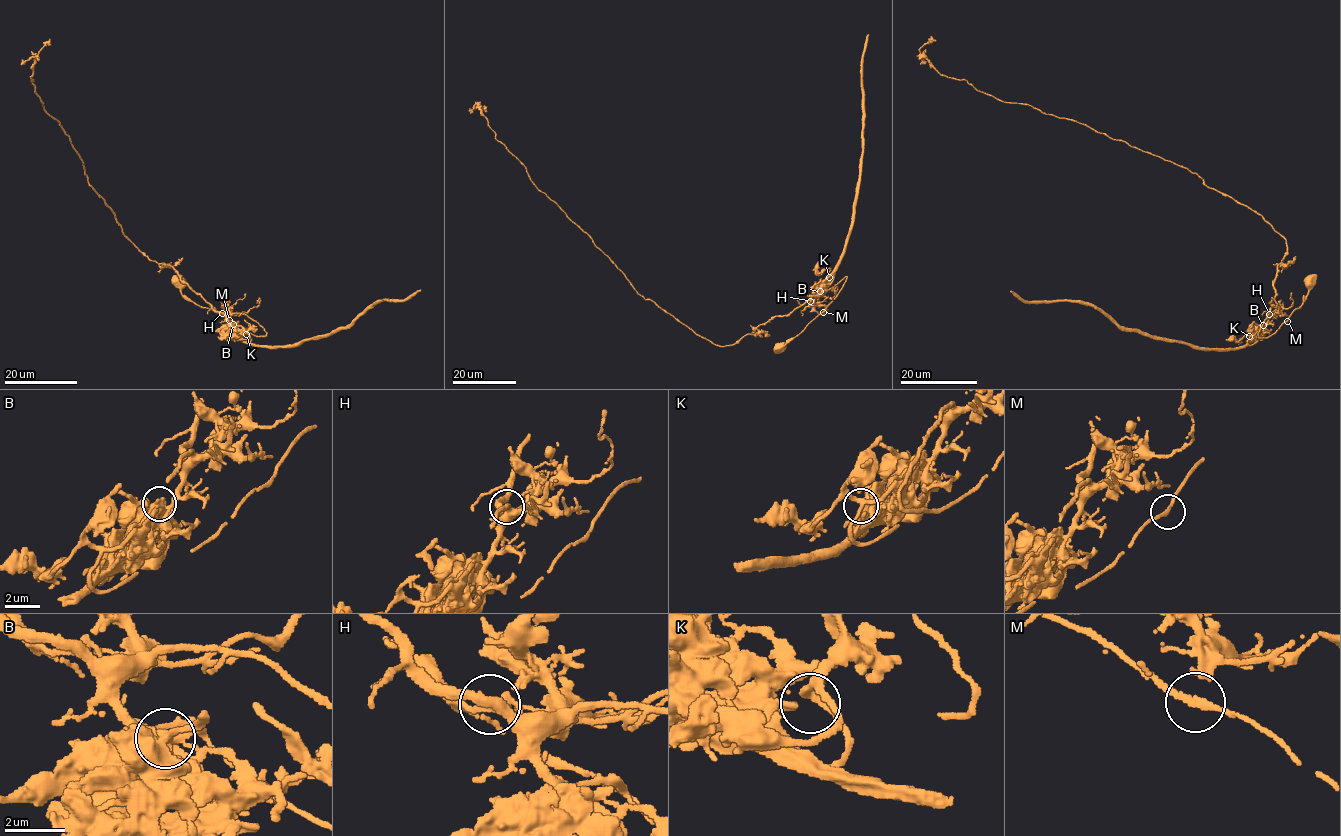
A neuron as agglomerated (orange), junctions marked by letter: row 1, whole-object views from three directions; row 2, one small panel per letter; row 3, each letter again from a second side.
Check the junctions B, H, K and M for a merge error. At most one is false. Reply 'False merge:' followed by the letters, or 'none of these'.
False merge: B

